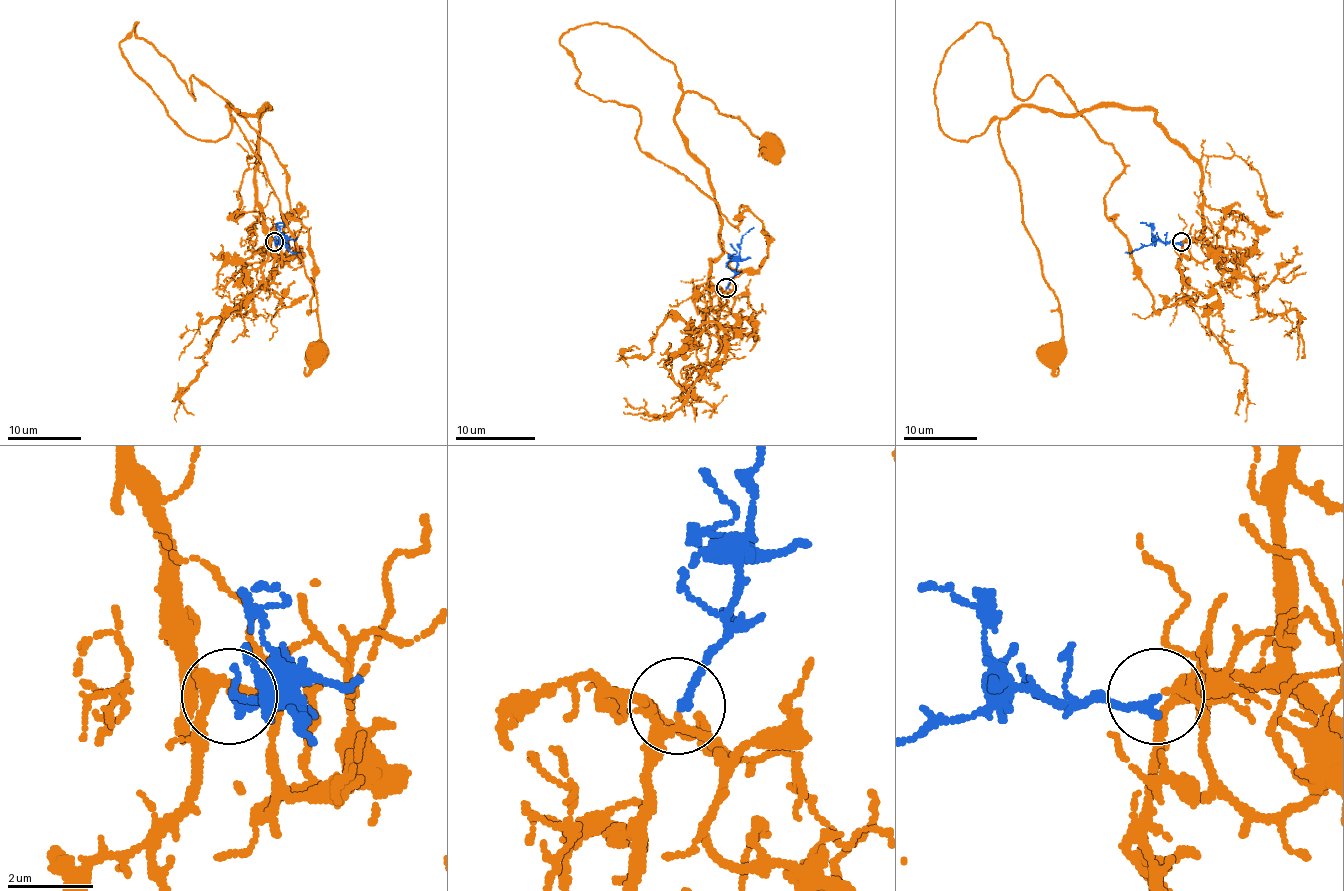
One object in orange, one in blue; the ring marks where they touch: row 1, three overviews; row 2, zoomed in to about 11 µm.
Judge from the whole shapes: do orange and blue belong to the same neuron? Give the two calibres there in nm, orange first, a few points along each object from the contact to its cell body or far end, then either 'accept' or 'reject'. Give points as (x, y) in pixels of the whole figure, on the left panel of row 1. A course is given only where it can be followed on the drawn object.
calibres 180 and 200 nm; course orange (273, 241), (255, 167), (270, 106), (240, 113), (227, 104), (314, 287), (321, 355); course blue (273, 241), (284, 241), (288, 248), (299, 252); accept

